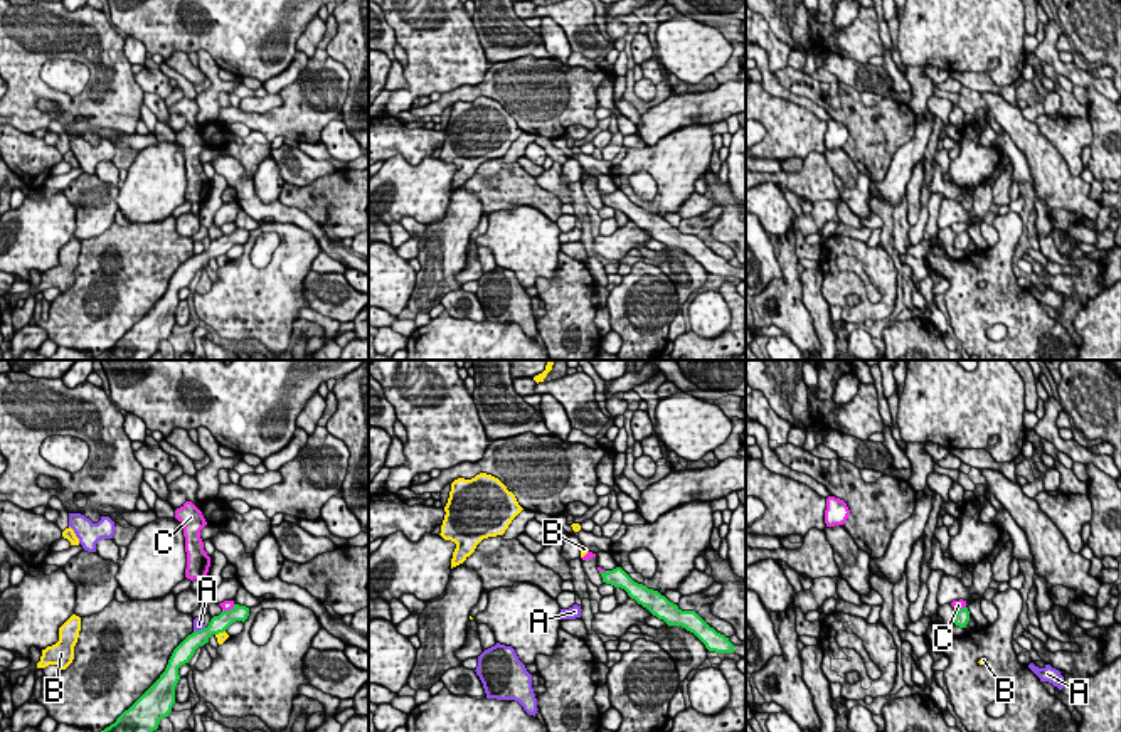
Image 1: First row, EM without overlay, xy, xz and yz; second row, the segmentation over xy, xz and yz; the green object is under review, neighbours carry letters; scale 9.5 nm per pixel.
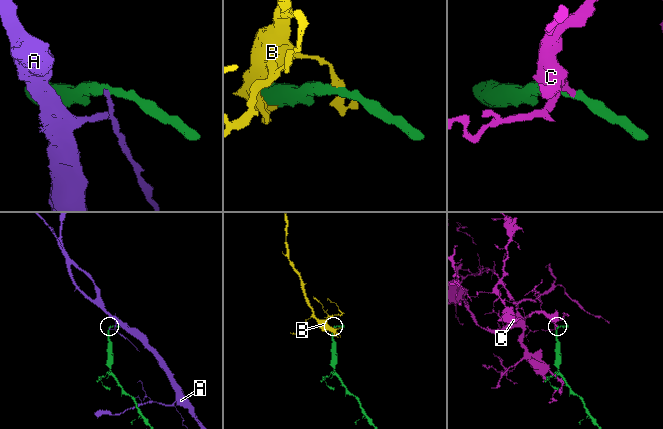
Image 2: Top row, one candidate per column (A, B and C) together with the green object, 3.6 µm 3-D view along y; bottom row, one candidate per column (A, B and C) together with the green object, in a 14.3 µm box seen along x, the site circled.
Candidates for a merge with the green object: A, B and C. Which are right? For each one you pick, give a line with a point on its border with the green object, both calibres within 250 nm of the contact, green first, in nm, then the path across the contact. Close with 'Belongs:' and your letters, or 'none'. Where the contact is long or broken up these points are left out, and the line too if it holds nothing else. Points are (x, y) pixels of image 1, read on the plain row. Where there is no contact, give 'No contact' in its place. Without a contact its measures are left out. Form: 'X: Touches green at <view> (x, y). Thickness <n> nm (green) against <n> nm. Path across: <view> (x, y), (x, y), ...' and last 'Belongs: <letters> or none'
Belongs: none

